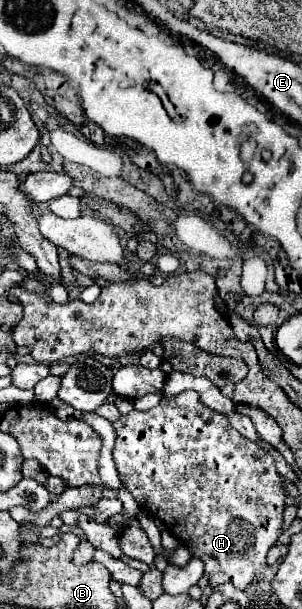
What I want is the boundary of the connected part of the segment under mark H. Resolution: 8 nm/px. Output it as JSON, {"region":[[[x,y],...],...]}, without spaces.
{"region":[[[194,391],[162,397],[160,405],[150,411],[134,409],[114,423],[114,431],[116,443],[112,457],[120,481],[140,509],[152,519],[160,519],[182,545],[194,549],[194,557],[204,561],[204,573],[210,577],[210,585],[232,583],[238,589],[246,589],[256,577],[256,571],[266,563],[268,549],[282,533],[286,491],[272,457],[242,437],[222,413],[202,405]]]}

